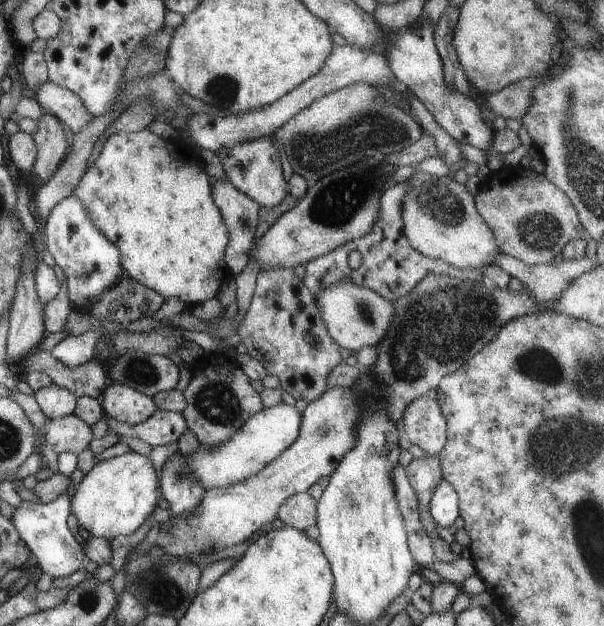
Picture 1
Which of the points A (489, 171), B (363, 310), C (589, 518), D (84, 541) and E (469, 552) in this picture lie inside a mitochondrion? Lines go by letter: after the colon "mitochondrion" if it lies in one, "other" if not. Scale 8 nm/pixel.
A: other
B: mitochondrion
C: mitochondrion
D: other
E: other

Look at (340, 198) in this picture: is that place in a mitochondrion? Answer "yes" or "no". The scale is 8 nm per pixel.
yes

